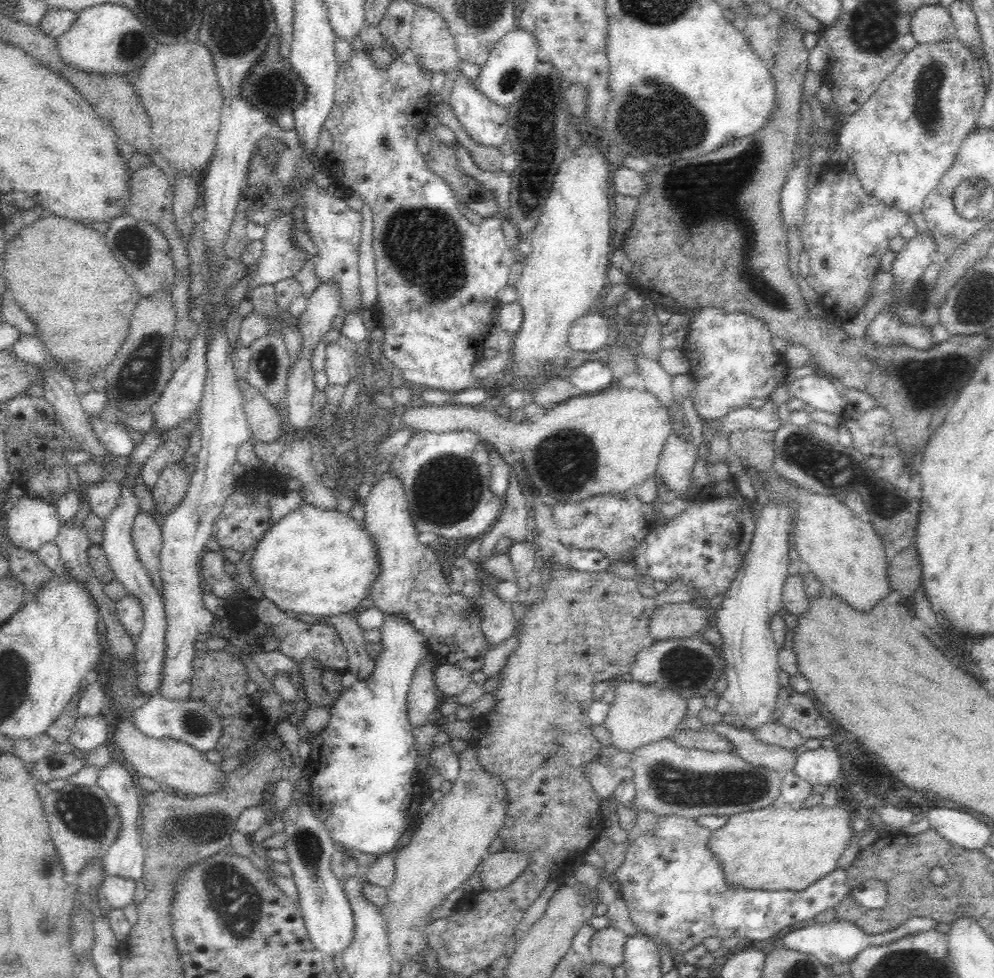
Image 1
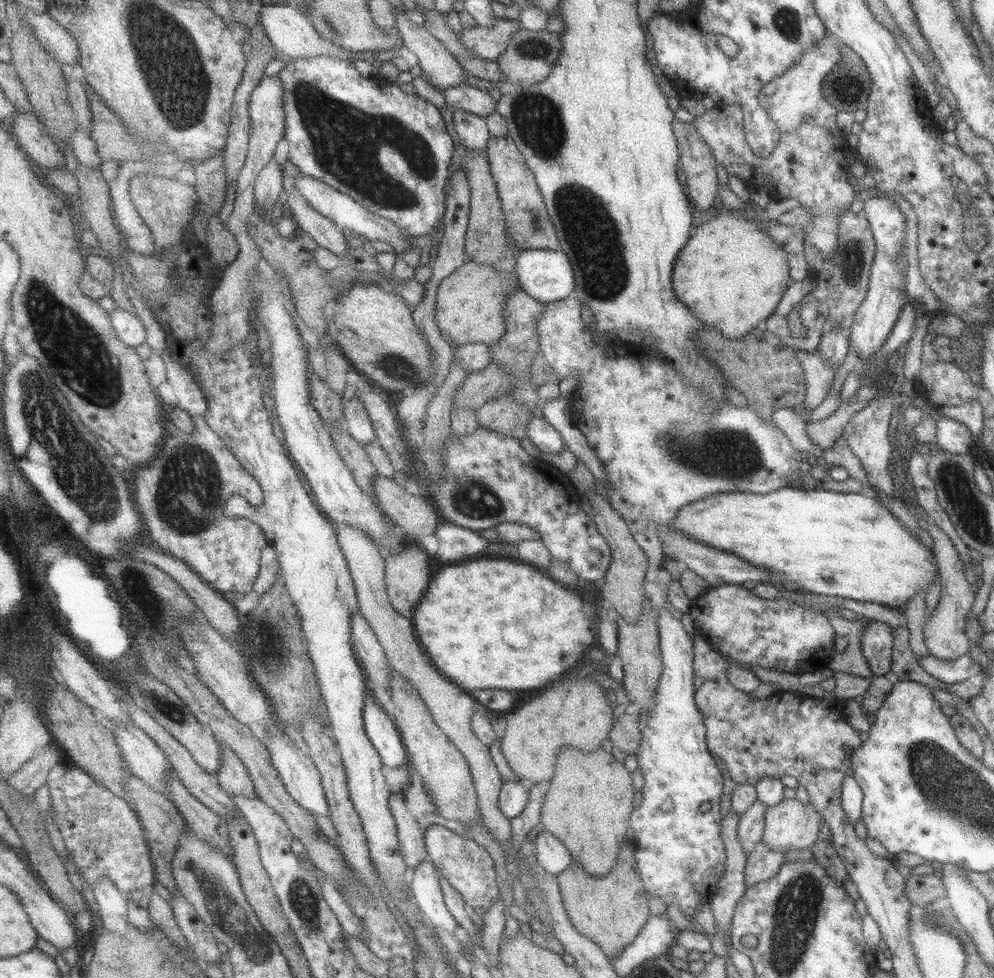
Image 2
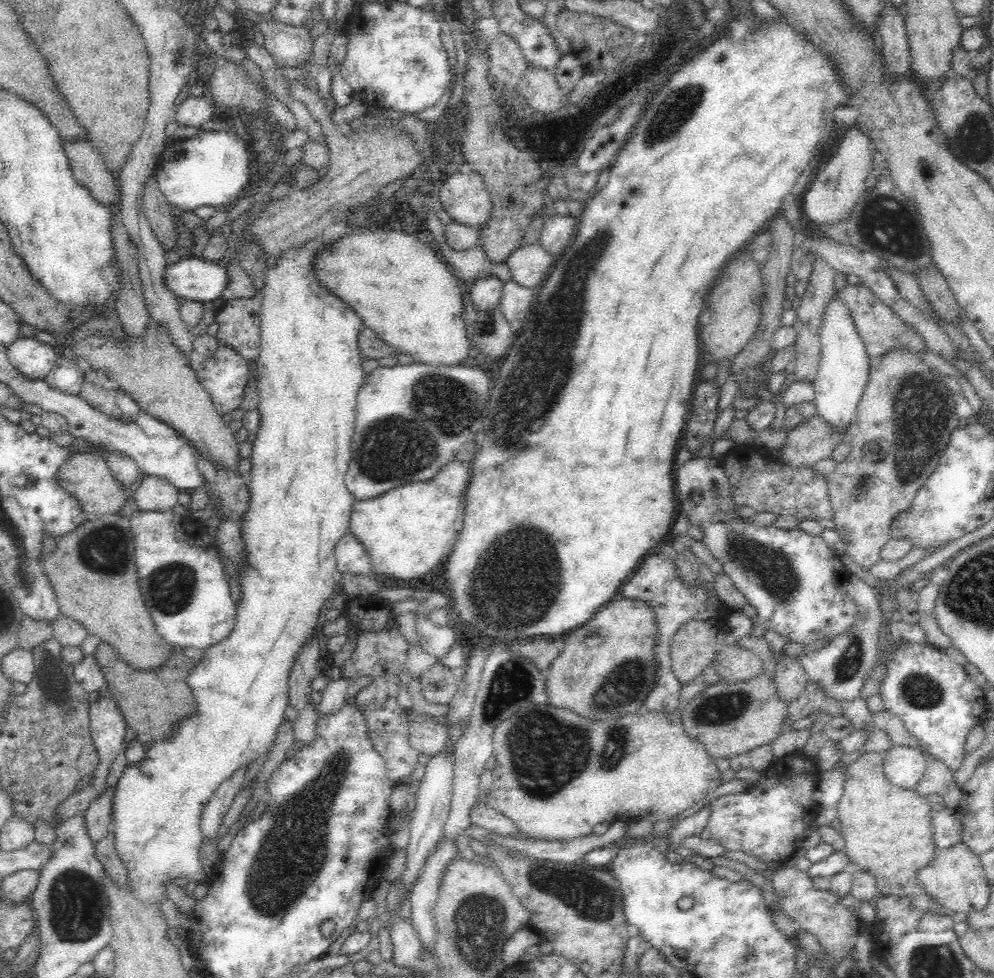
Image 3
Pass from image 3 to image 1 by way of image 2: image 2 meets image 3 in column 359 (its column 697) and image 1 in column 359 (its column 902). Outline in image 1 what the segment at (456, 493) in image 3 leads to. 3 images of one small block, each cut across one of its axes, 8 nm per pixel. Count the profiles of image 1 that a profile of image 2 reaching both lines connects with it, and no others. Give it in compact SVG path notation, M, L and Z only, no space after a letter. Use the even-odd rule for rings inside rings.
M303 503L274 522L256 545L249 560L252 580L262 590L263 598L274 603L283 613L296 618L299 614L329 617L355 610L368 596L372 583L380 574L380 559L374 541L350 515L341 511Z

